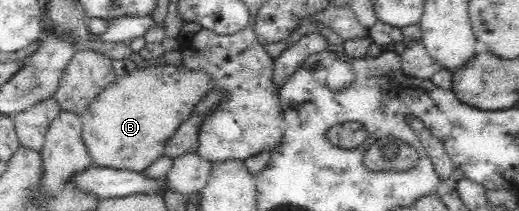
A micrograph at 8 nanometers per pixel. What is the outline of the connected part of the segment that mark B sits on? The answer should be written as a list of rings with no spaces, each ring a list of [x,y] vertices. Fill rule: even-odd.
[[[161,64],[118,76],[92,98],[82,117],[81,139],[95,166],[140,172],[163,155],[169,136],[191,114],[193,106],[213,88],[213,77],[205,71],[191,71]]]

